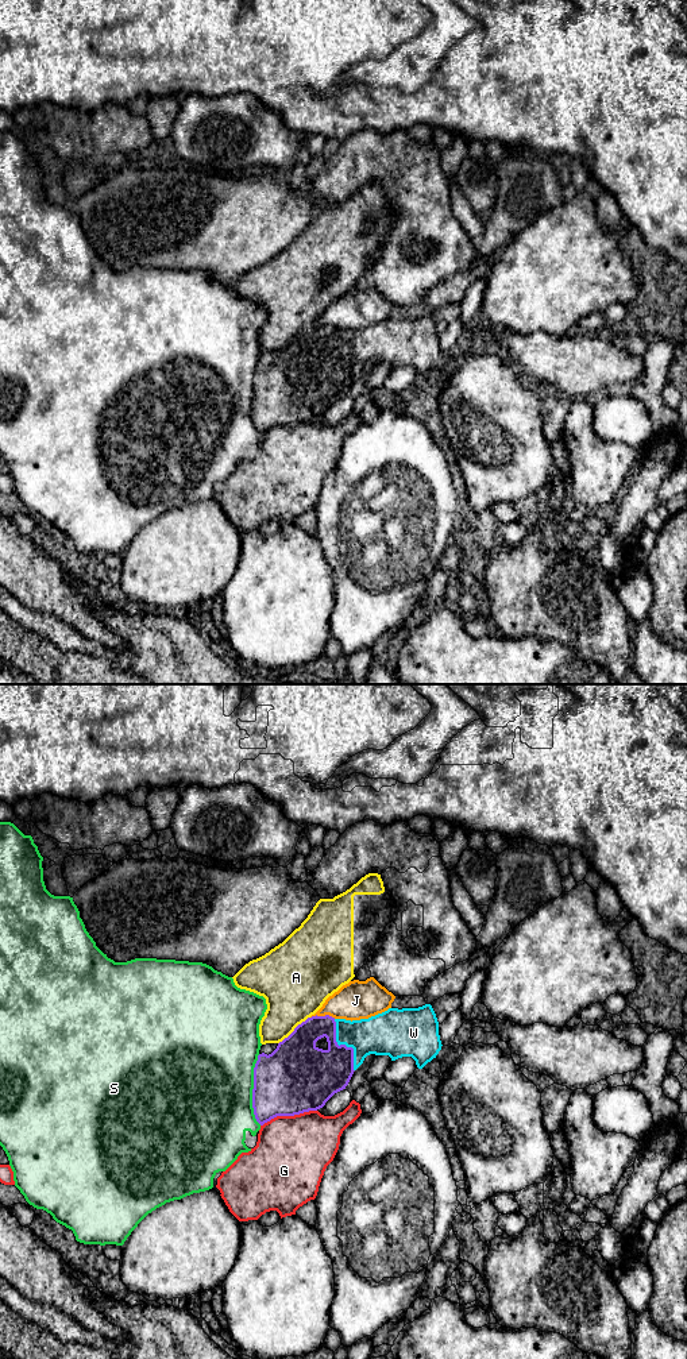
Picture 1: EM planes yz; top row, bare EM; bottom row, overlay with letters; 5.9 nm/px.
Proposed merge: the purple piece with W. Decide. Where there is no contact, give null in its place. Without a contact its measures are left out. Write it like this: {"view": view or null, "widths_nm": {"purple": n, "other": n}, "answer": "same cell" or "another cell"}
{"view": "yz", "widths_nm": {"purple": 320, "other": 260}, "answer": "same cell"}

